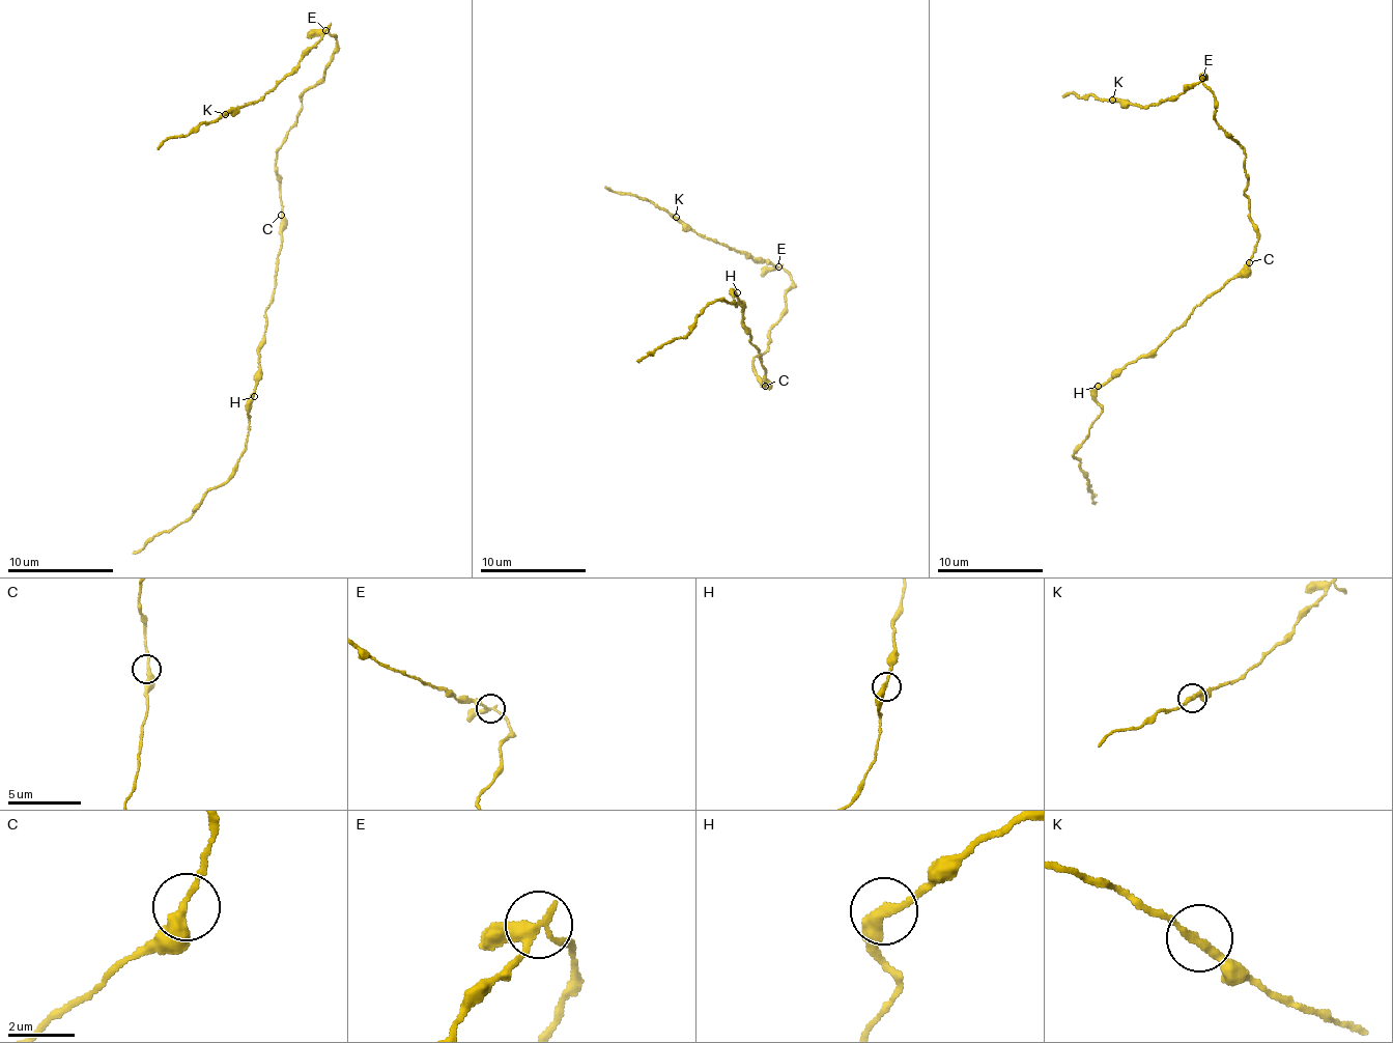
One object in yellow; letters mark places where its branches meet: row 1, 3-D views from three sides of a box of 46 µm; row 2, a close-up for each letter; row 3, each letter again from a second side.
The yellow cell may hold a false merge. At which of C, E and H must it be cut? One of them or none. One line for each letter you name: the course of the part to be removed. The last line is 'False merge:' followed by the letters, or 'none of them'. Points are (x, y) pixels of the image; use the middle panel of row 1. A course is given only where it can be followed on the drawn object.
E: course (778, 265), (716, 243), (647, 201), (632, 194), (614, 192), (604, 186)
False merge: E

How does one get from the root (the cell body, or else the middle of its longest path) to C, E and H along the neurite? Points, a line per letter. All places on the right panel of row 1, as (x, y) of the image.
C: (1257, 237), (1249, 262)
E: (1257, 237), (1244, 193), (1244, 149), (1218, 124), (1214, 92), (1201, 77)
H: (1257, 237), (1249, 260), (1193, 311), (1185, 325), (1155, 349), (1128, 363), (1098, 386)

